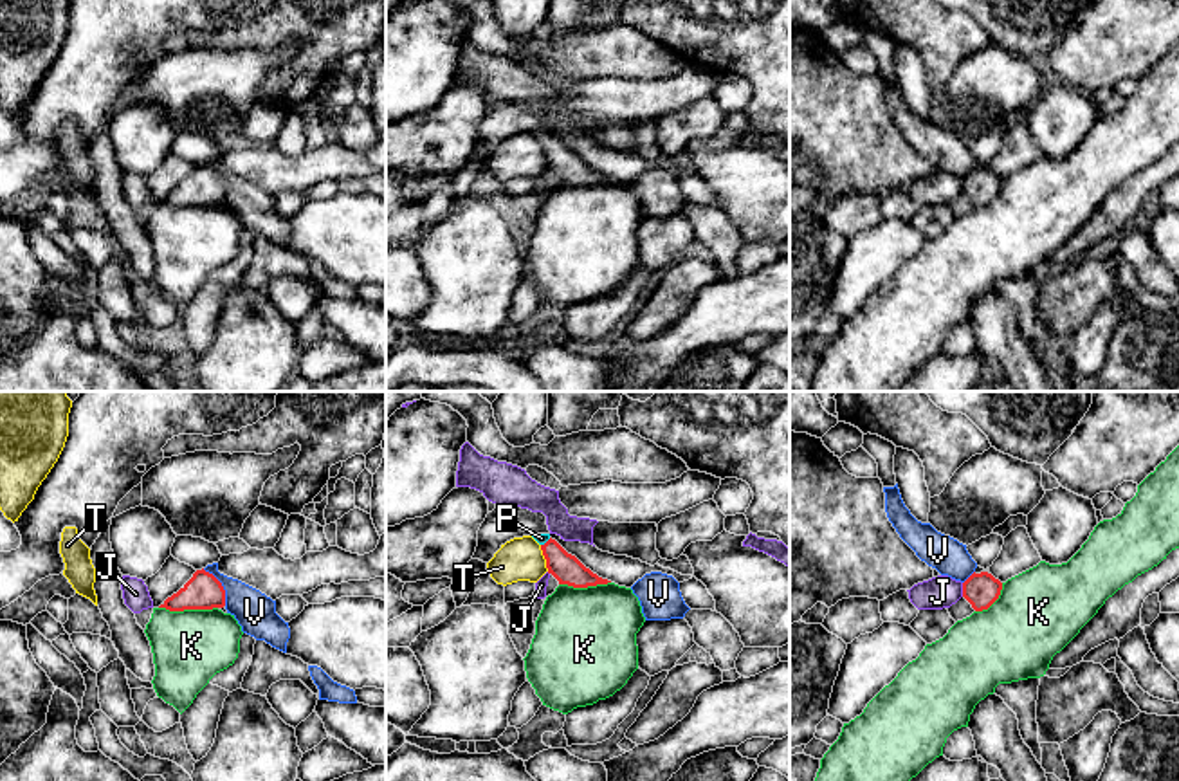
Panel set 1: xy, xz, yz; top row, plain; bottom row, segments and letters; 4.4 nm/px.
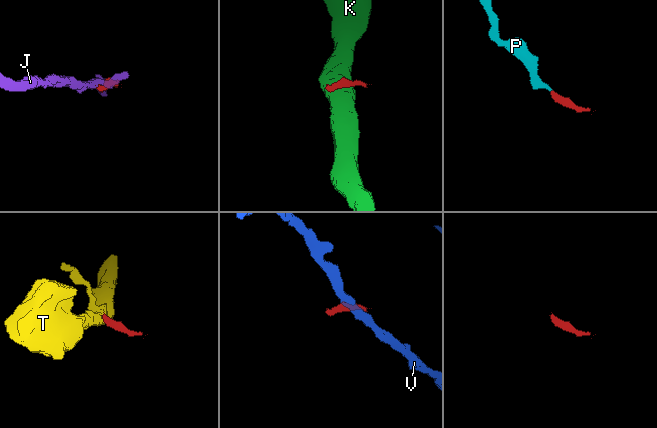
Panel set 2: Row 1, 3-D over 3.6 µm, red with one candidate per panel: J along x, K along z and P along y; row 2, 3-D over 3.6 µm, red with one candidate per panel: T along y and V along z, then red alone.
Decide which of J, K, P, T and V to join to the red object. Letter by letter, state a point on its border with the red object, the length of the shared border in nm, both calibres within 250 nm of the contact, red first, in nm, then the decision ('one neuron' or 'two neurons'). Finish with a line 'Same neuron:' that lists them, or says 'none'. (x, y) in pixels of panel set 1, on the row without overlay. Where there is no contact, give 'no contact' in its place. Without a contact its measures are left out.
J: contact yz (963, 186); length 60 nm; calibres 160 and 150 nm; two neurons
K: contact xy (188, 204); length 260 nm; calibres 160 and 320 nm; two neurons
P: contact xz (547, 137); length 60 nm; calibres 140 and 50 nm; one neuron
T: contact xz (545, 154); length 130 nm; calibres 140 and 190 nm; two neurons
V: contact xy (220, 181); length 200 nm; calibres 160 and 180 nm; two neurons
Same neuron: P

